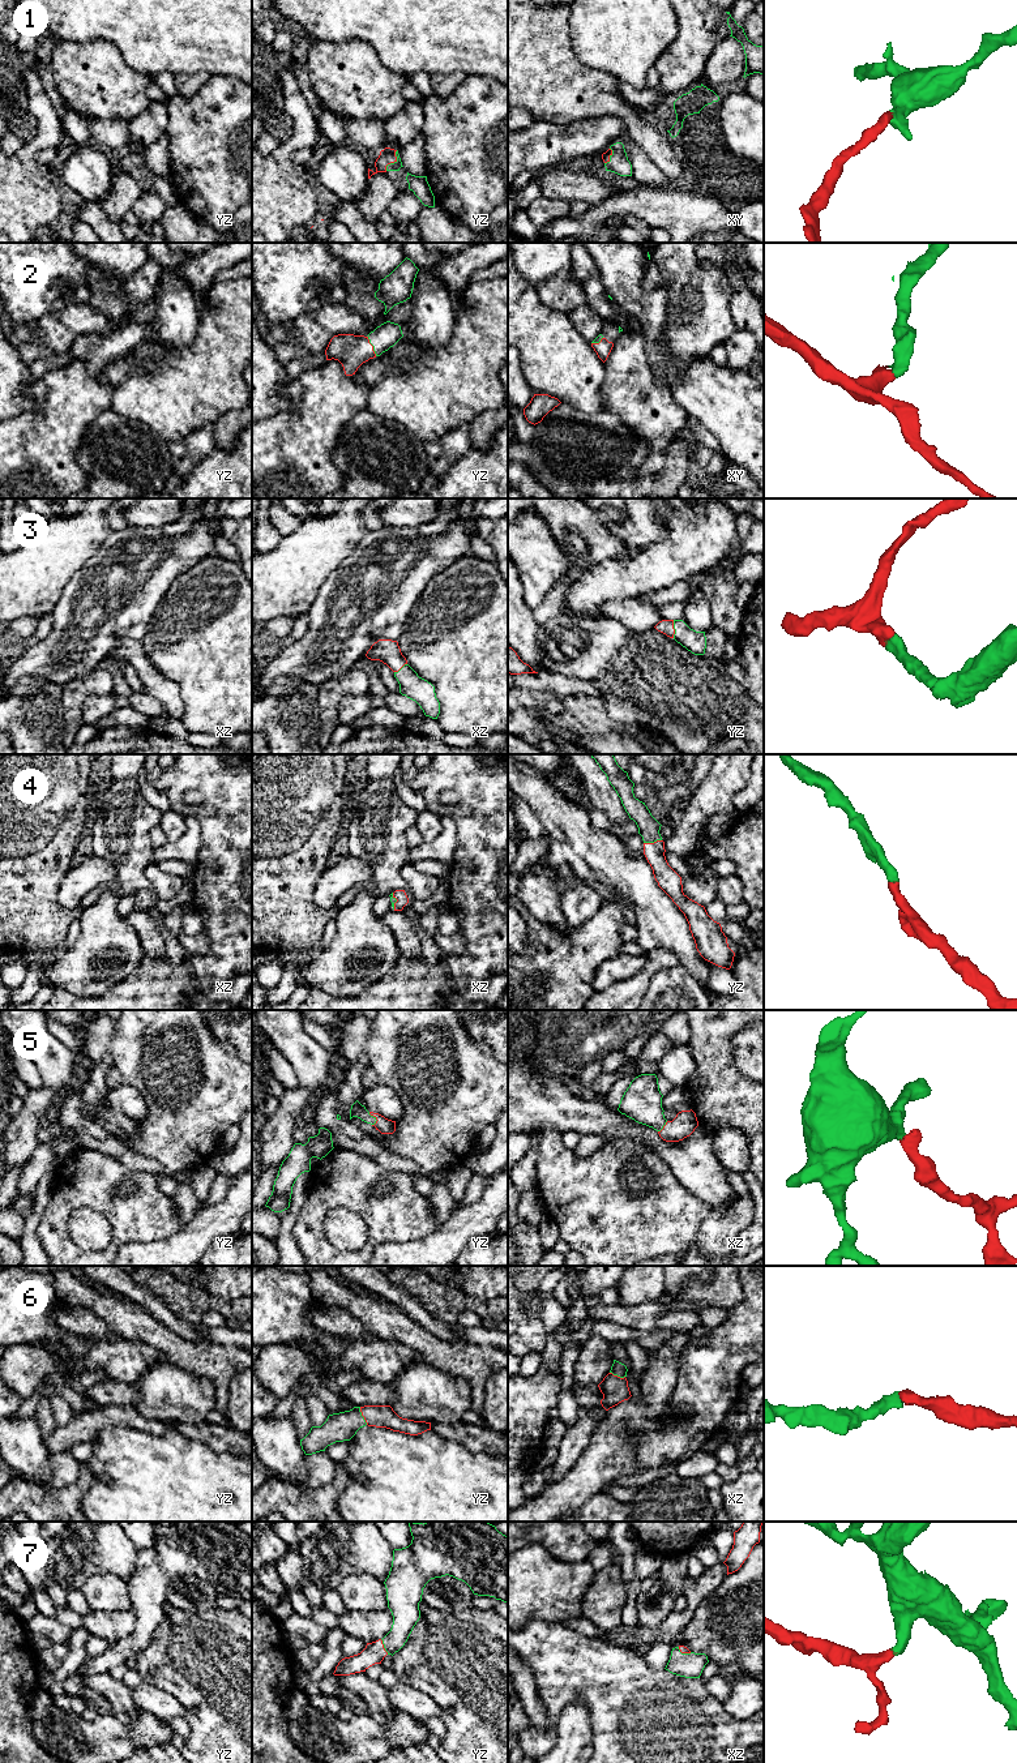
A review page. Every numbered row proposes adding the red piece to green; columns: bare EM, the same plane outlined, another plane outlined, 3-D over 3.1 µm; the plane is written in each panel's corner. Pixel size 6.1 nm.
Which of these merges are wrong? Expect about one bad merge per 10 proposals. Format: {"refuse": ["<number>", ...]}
{"refuse": []}

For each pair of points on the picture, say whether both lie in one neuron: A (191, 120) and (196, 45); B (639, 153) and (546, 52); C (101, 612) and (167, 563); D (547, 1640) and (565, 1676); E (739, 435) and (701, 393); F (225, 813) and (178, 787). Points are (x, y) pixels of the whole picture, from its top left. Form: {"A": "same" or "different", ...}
{"A": "different", "B": "different", "C": "same", "D": "same", "E": "same", "F": "same"}

